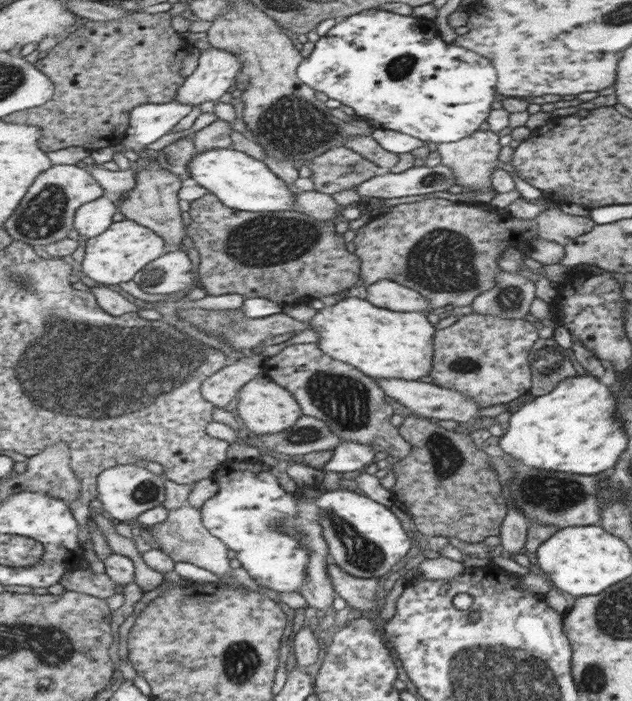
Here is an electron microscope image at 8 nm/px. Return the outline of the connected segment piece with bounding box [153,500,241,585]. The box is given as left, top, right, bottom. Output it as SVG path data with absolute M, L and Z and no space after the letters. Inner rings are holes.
M185 500L178 508L167 511L167 517L162 523L154 525L153 536L159 542L163 554L166 554L174 562L189 562L205 568L216 574L218 582L231 583L231 585L241 585L230 576L229 557L231 556L225 544L212 536L201 523L200 508L194 508Z

